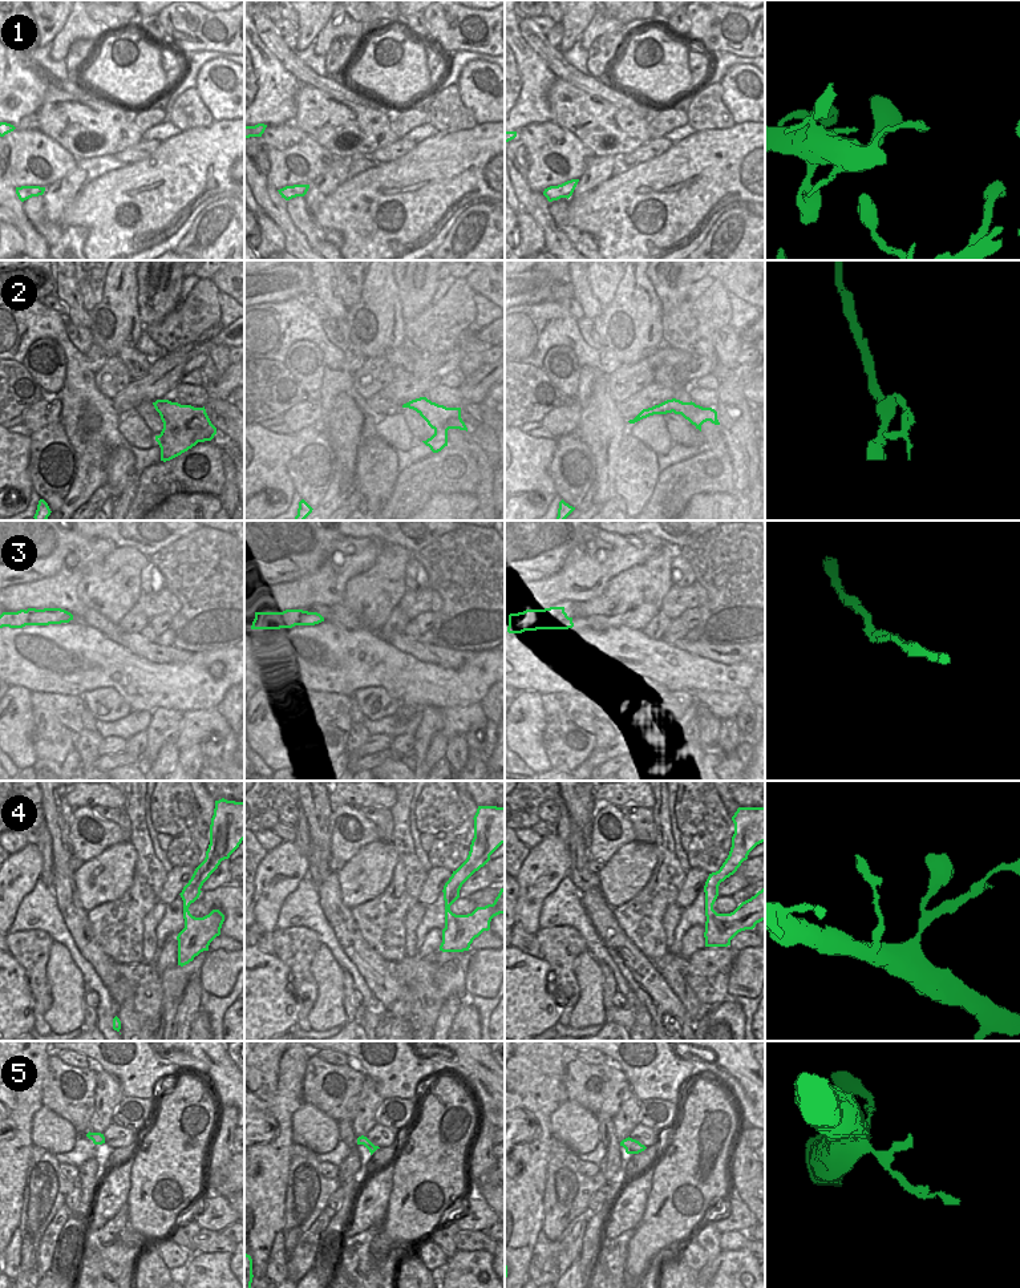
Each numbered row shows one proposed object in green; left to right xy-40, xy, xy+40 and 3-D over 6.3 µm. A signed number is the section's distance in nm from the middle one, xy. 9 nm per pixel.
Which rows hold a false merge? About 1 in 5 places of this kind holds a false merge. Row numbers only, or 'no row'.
2, 5

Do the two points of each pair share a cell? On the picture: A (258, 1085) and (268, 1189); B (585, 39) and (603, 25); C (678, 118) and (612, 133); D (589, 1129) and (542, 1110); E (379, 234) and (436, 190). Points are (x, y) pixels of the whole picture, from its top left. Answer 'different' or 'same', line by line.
A: same
B: same
C: different
D: different
E: same

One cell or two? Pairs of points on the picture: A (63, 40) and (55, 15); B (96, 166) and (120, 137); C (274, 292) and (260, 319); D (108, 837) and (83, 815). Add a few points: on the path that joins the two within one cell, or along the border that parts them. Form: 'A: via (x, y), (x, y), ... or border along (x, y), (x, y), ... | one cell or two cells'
A: border along (71, 13), (64, 27), (51, 43) | two cells
B: border along (114, 154), (98, 154), (88, 158) | two cells
C: border along (299, 296), (279, 303), (258, 304) | two cells
D: via (102, 829), (100, 821), (90, 815) | one cell

